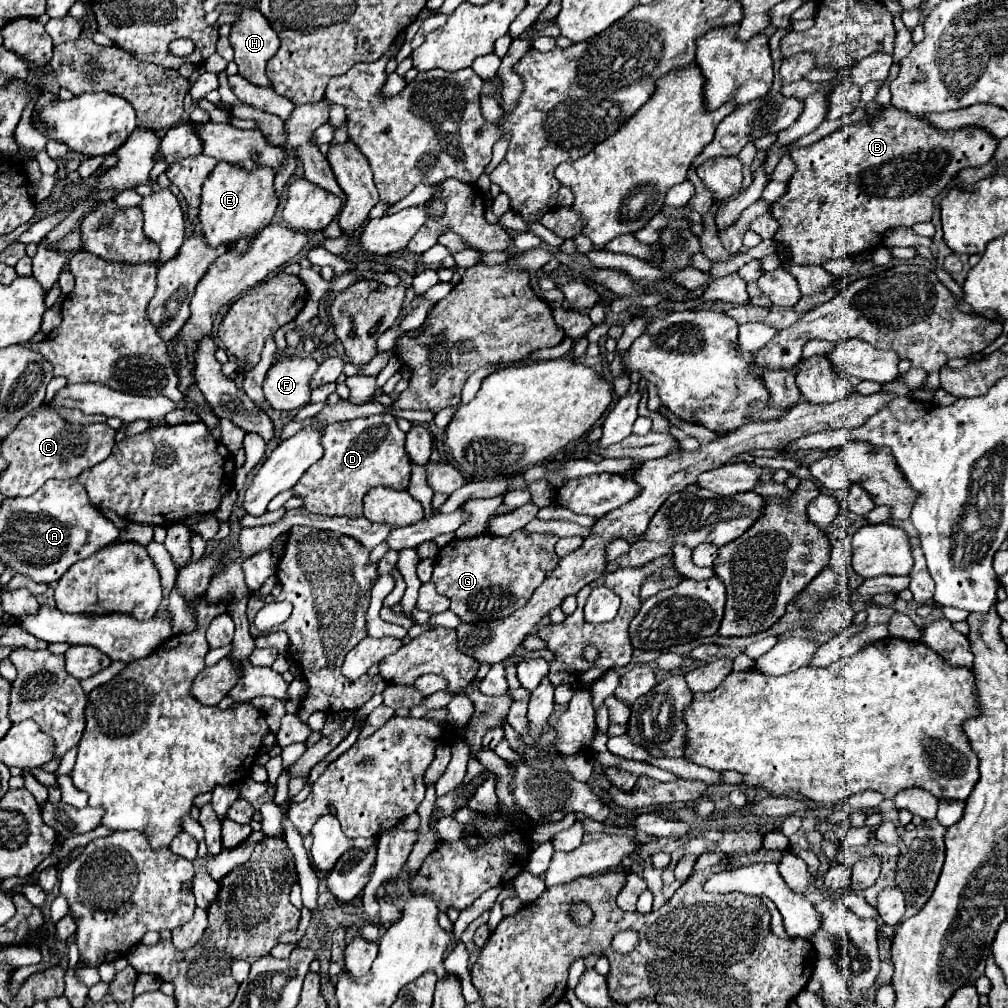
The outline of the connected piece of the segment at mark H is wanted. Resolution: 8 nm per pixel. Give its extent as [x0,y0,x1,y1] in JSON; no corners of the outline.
[218,4,280,86]

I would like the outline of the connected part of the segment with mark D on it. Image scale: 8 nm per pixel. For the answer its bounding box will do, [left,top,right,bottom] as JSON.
[294,414,410,518]

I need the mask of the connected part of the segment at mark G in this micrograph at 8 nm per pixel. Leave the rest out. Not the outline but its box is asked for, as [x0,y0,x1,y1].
[432,530,560,622]

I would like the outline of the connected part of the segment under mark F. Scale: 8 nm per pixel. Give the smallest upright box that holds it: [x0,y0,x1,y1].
[262,358,318,410]

